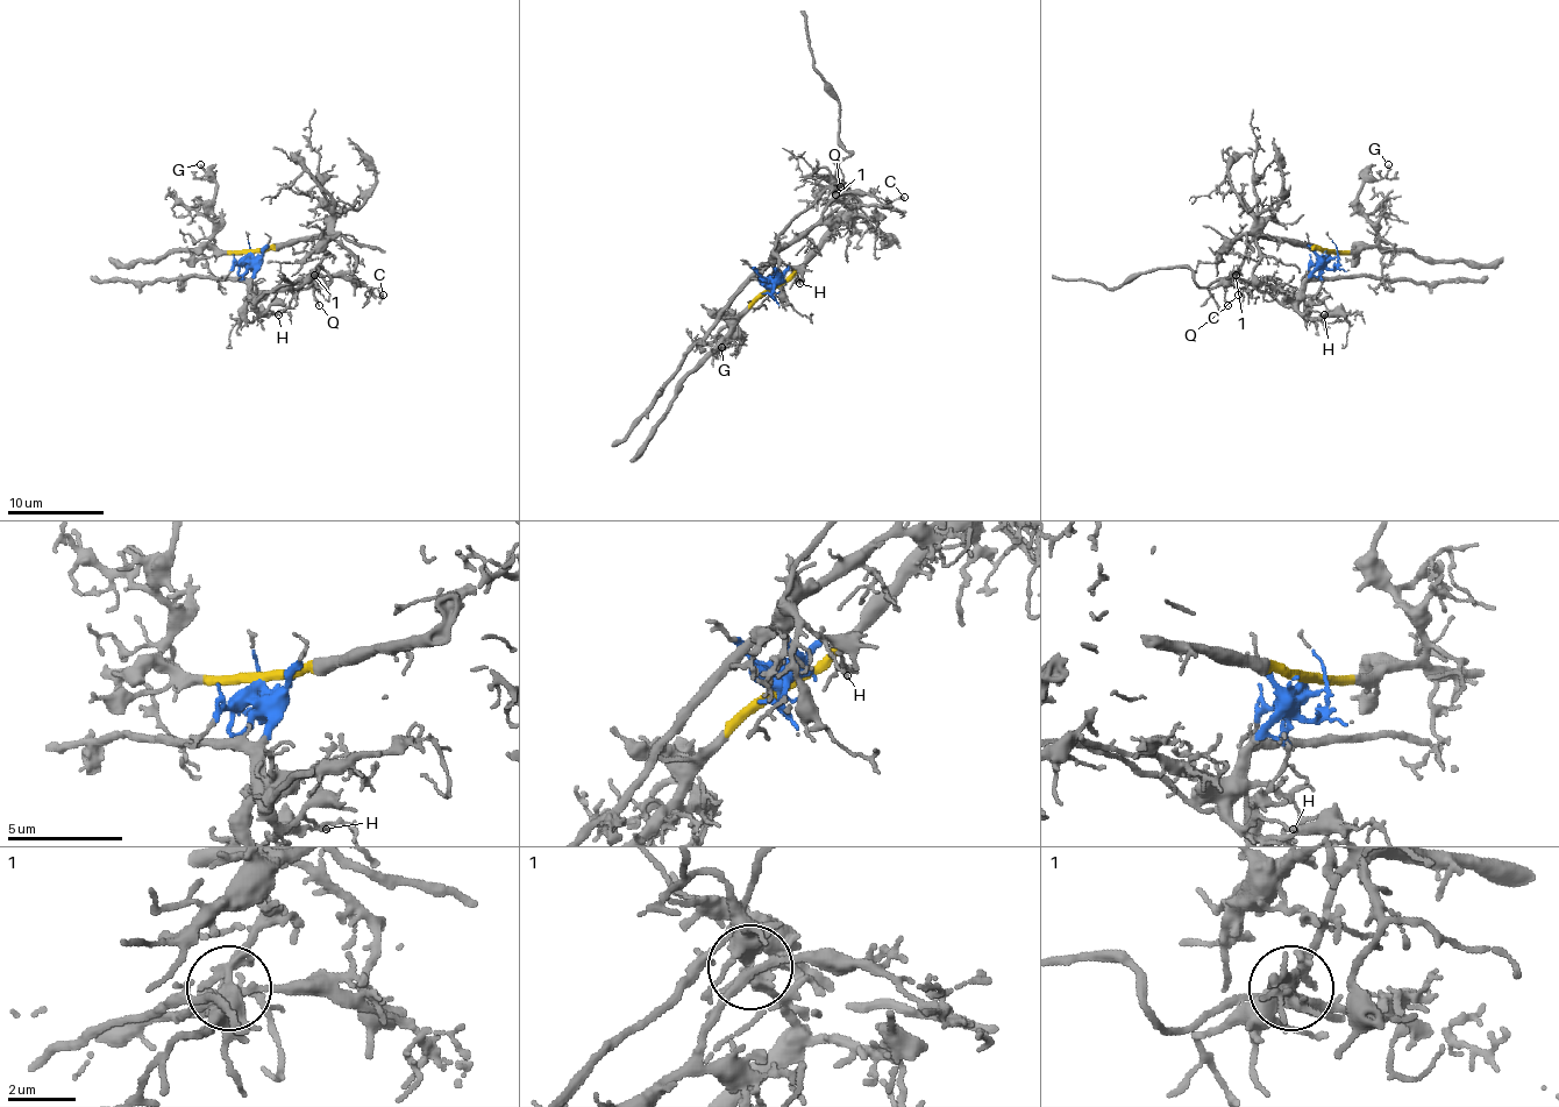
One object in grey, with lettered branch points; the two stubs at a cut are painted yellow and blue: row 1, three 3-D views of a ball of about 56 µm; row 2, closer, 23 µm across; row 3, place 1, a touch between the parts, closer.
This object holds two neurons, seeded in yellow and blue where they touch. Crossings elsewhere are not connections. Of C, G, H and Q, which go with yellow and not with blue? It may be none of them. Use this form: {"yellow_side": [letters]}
{"yellow_side": ["G", "Q"]}

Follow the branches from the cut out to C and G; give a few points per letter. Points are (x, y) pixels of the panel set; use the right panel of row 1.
C: (1326, 255), (1295, 293), (1281, 293), (1233, 276), (1245, 284), (1238, 296)
G: (1326, 253), (1355, 253), (1374, 243), (1376, 228), (1358, 205), (1358, 190), (1385, 176), (1389, 163)

